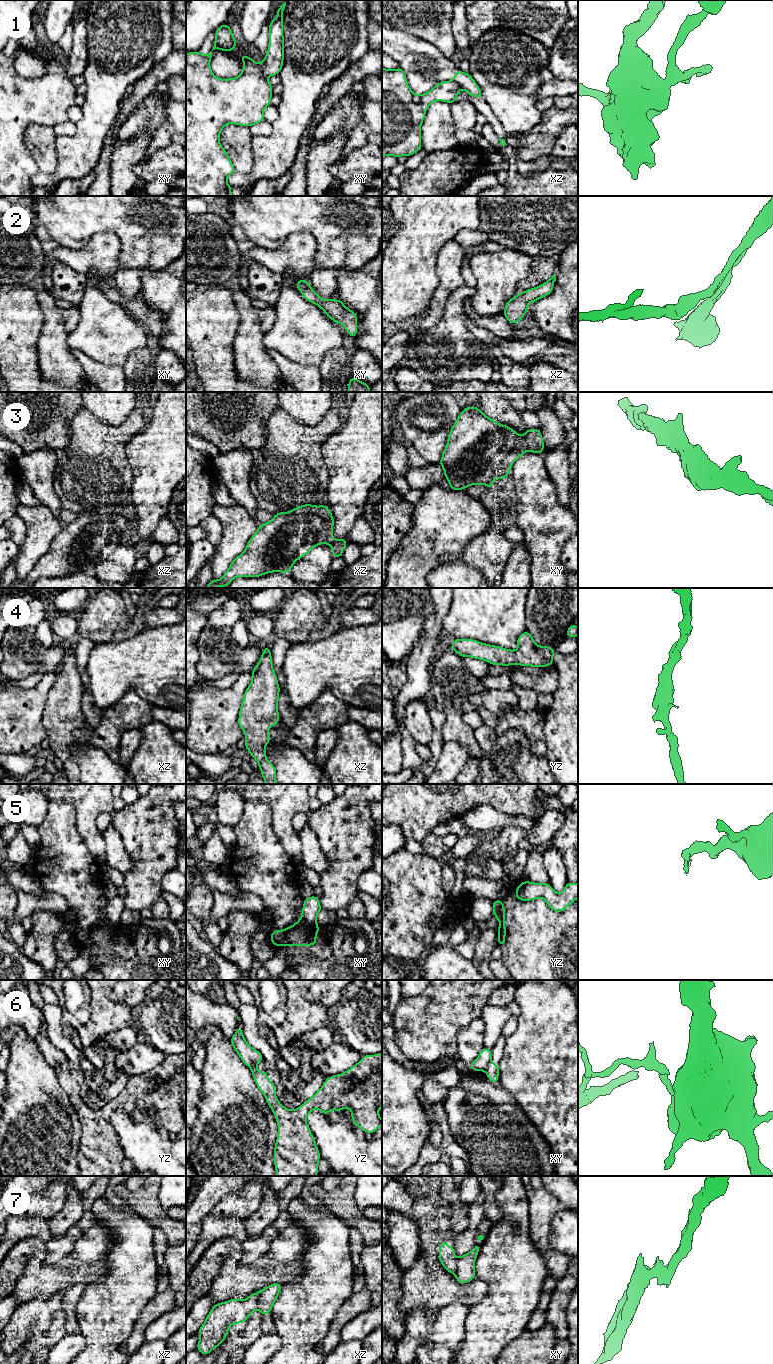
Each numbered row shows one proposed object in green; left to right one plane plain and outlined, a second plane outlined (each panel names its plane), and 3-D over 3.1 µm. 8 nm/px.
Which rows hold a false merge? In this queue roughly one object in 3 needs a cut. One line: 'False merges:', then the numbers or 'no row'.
False merges: 1, 5, 6, 7

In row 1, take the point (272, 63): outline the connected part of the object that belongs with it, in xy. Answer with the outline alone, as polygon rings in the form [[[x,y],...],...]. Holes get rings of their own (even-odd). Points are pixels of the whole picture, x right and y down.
[[[284,2],[276,11],[277,17],[269,23],[269,46],[266,56],[259,64],[265,77],[278,75],[284,60],[283,11]]]

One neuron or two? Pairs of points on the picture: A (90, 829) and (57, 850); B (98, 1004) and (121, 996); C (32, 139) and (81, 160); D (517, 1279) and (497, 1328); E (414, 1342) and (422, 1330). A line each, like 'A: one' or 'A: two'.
A: two
B: two
C: two
D: one
E: one

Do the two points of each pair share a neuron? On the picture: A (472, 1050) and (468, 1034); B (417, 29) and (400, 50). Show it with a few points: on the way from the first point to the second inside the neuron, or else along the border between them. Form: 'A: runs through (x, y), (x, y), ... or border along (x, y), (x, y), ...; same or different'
A: runs through (472, 1046), (473, 1043), (470, 1038); same
B: border along (392, 27), (421, 37), (433, 45); different

